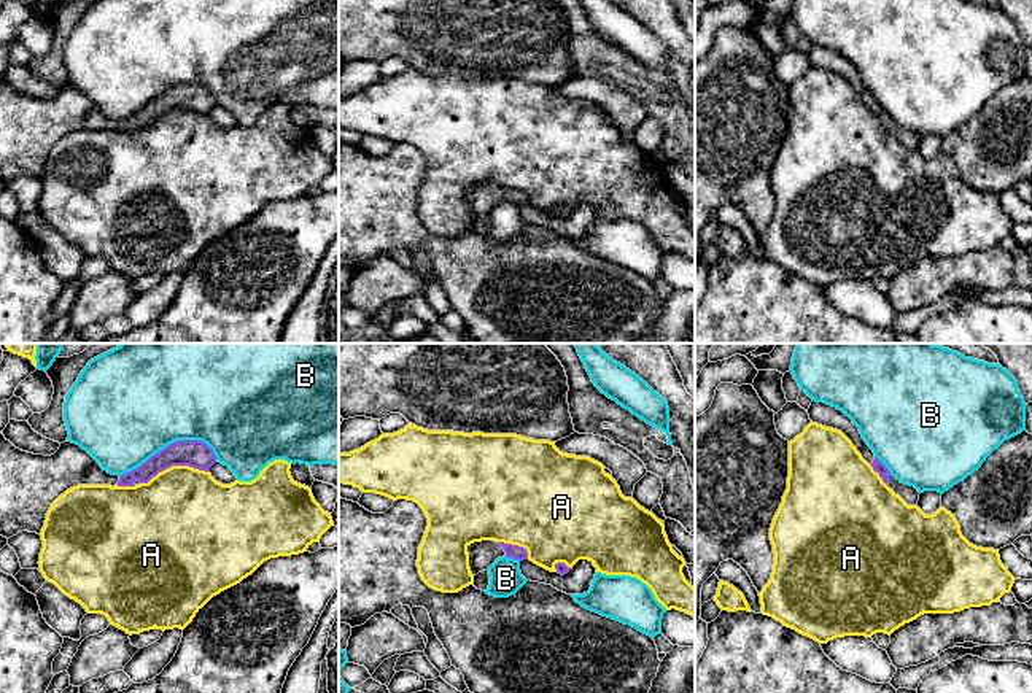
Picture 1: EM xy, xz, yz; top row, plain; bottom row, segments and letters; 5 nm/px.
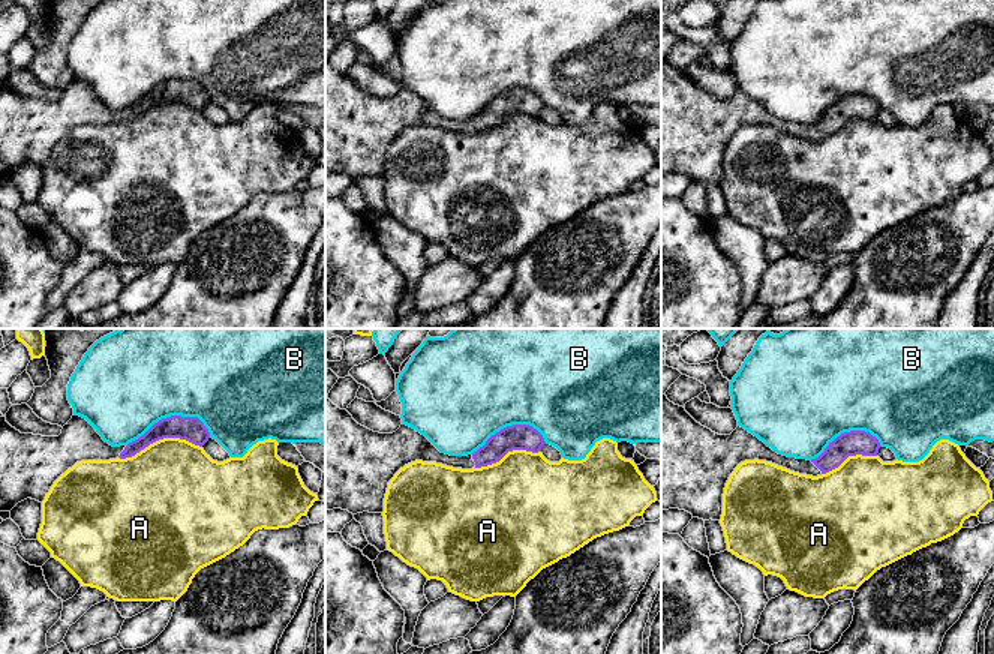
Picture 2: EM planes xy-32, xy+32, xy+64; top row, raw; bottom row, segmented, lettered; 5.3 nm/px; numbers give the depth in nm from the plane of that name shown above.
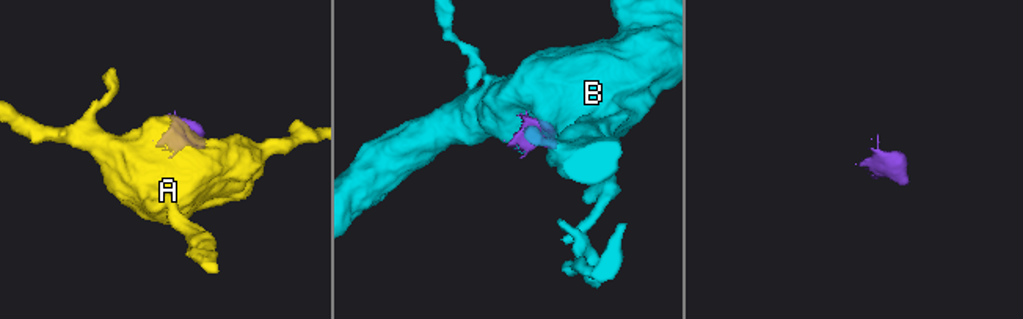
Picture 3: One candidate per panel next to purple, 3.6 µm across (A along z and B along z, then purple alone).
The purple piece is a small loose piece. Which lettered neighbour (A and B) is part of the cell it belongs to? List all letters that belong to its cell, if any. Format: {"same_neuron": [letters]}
{"same_neuron": []}

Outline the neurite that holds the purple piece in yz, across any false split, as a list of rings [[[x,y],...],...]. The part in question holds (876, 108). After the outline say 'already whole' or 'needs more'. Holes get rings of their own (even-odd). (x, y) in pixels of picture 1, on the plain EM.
[[[816,45],[811,46],[808,59],[813,67],[841,75],[895,138],[898,138],[908,149],[918,149],[921,137],[914,130],[905,129],[890,119],[889,113],[875,100],[873,94],[862,83],[859,72],[849,60],[836,51]]]; needs more

